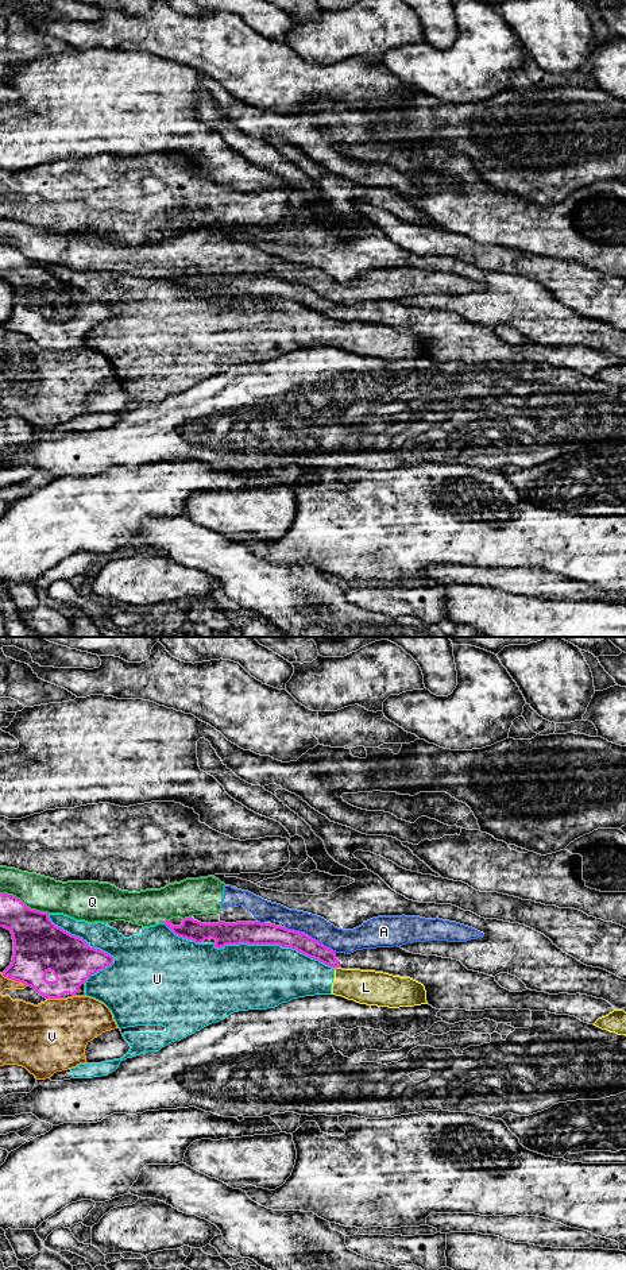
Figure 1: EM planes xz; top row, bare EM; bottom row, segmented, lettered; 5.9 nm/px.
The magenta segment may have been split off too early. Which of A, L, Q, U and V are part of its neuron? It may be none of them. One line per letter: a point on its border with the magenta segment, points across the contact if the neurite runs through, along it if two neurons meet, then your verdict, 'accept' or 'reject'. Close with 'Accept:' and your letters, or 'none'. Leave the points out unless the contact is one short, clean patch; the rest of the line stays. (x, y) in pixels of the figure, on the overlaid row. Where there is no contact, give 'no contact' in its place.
A: meets magenta in xz at (310, 937); reject
L: meets magenta in xz at (336, 967); border along xz (339, 967), (335, 969); reject
Q: meets magenta in xz at (23, 903); reject
U: meets magenta in xz at (274, 944); reject
V: meets magenta in xz at (15, 980); border along xz (2, 973), (27, 985); reject
Accept: none

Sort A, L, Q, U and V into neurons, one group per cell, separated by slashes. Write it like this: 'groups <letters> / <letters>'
groups A Q / L U / V

